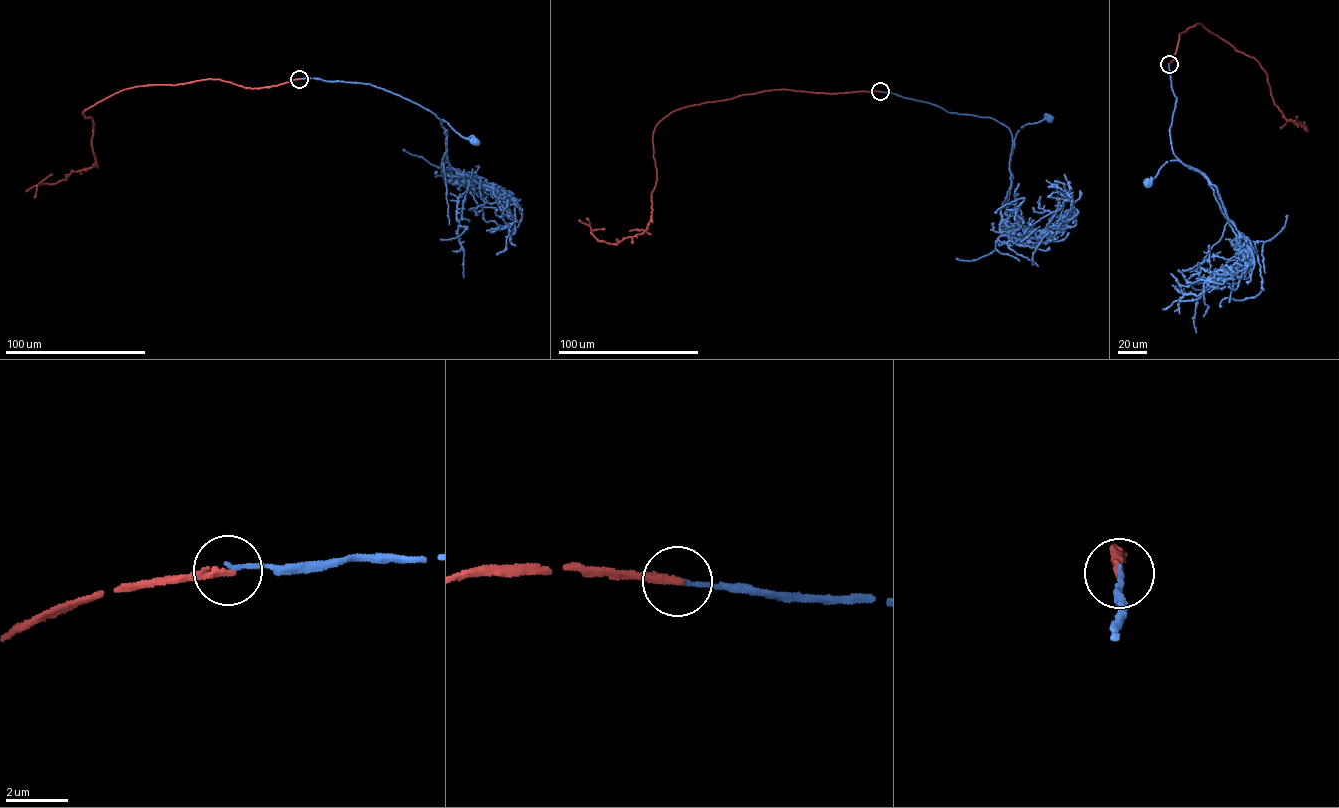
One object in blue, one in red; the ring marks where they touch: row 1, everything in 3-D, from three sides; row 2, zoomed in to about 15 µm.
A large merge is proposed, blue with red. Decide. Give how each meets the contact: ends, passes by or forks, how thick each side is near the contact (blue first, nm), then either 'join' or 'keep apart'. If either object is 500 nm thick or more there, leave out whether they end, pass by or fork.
blue ends | red ends | 140/240 nm | join

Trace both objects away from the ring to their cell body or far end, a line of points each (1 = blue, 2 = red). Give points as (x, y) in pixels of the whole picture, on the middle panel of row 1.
1: (880, 91), (1003, 123), (1012, 135), (1010, 160), (1021, 127), (1049, 118)
2: (880, 91), (770, 90), (672, 111), (653, 131), (657, 180), (645, 230), (609, 244), (597, 240), (587, 218)

